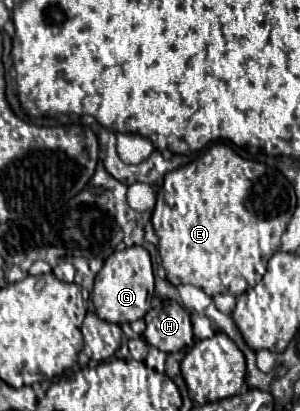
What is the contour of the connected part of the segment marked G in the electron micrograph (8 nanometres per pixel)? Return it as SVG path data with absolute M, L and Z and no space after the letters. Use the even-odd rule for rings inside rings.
M131 246L121 252L113 252L101 272L95 276L95 288L93 288L93 304L99 318L113 324L123 322L135 322L143 318L149 310L149 298L153 292L153 266L151 256L143 246Z

